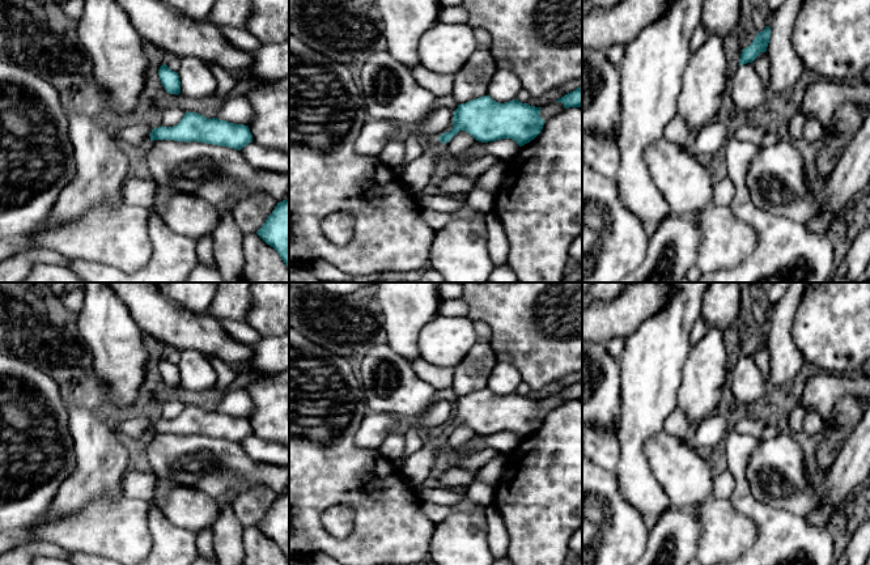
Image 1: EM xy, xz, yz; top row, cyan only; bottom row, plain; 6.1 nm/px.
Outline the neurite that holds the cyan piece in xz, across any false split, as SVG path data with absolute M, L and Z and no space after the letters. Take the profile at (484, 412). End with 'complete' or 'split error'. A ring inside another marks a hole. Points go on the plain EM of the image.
M484 388L458 398L453 409L453 421L438 432L424 434L423 446L404 459L400 473L417 492L429 475L438 470L446 455L446 439L459 424L466 424L481 436L512 432L519 439L534 433L543 422L540 402L513 392L505 396Z; split error

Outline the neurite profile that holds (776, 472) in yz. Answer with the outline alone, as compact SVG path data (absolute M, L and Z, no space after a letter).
M790 436L761 439L750 456L746 477L759 502L806 521L823 505L806 471L802 447Z

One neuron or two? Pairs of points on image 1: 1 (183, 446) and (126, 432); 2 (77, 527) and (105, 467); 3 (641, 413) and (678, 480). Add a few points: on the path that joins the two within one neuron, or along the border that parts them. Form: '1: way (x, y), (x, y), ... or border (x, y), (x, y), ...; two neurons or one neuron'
1: border (151, 434), (145, 440); two neurons
2: border (118, 498), (98, 497), (80, 512), (60, 518); two neurons
3: border (662, 429), (644, 445), (644, 454), (649, 466); two neurons

